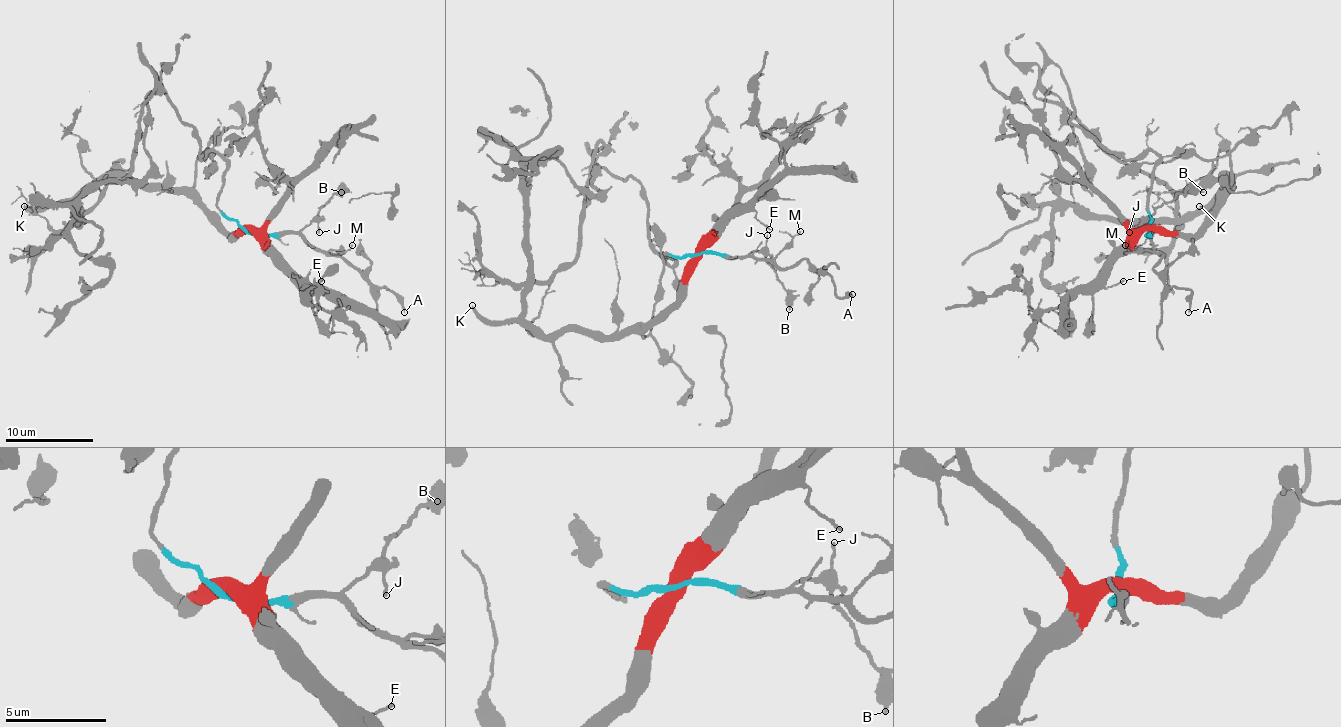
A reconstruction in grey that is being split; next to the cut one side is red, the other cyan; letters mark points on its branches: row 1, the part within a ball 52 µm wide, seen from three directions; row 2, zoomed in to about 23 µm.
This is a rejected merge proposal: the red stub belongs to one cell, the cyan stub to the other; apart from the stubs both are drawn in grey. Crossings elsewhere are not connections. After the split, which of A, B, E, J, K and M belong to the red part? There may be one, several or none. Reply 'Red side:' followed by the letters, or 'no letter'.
Red side: E, K

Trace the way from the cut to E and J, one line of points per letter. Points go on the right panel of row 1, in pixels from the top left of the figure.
E: (1148, 230), (1113, 263), (1104, 285), (1110, 287), (1124, 280)
J: (1148, 230), (1146, 234), (1150, 232), (1141, 221), (1128, 232)

